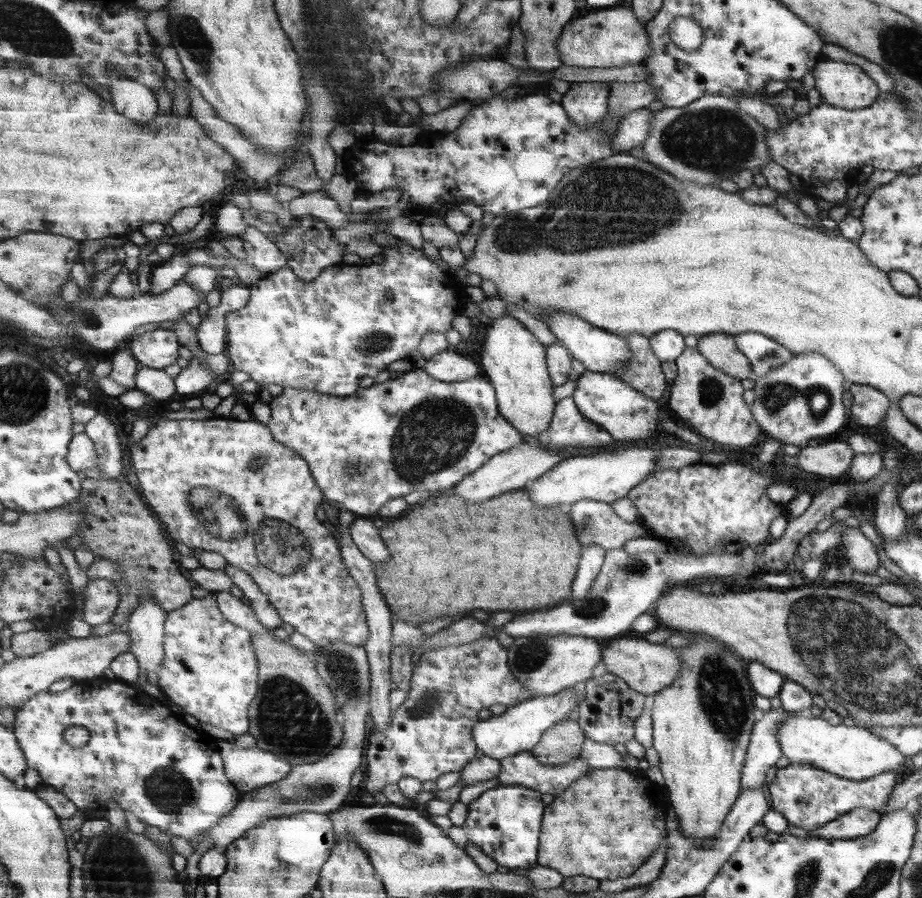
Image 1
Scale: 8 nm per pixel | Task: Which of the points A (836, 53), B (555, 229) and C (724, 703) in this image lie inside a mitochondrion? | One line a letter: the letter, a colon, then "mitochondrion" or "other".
A: other
B: mitochondrion
C: mitochondrion

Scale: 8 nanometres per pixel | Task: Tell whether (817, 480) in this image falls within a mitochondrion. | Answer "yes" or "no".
no

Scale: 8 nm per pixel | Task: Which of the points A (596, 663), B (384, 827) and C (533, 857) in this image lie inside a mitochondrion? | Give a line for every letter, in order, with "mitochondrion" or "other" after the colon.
A: other
B: mitochondrion
C: other

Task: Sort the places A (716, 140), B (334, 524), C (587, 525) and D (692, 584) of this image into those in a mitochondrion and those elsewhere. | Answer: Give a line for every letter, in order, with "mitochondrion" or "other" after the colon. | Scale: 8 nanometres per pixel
A: mitochondrion
B: other
C: mitochondrion
D: other

